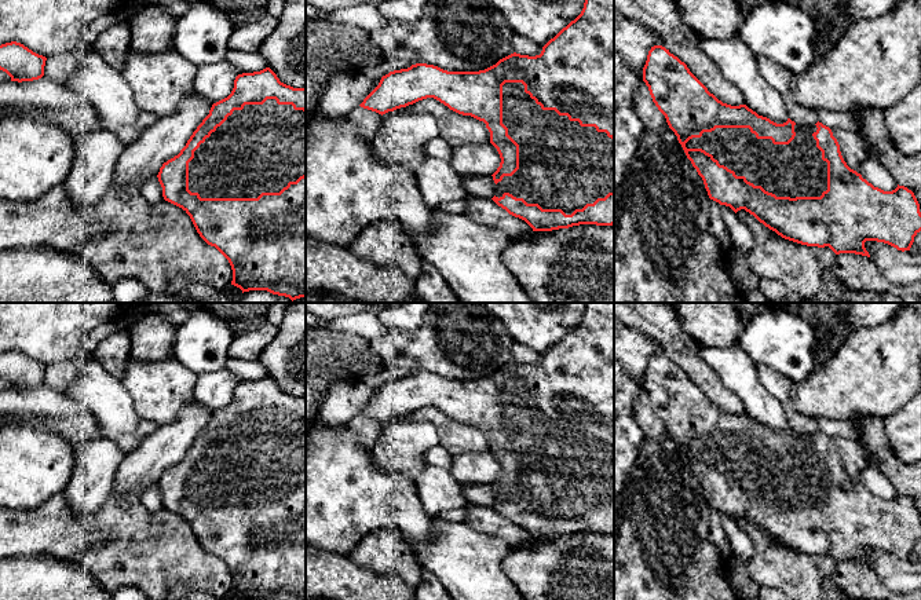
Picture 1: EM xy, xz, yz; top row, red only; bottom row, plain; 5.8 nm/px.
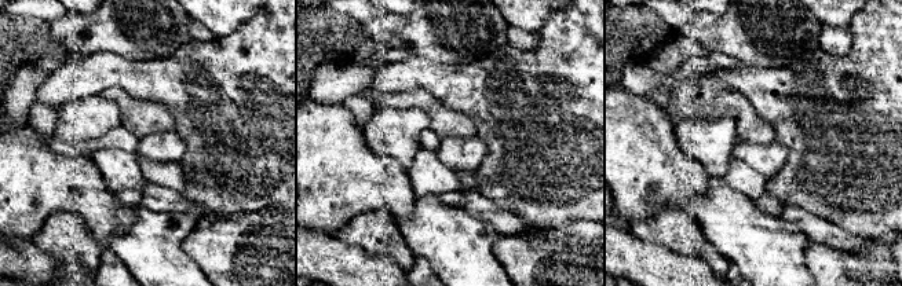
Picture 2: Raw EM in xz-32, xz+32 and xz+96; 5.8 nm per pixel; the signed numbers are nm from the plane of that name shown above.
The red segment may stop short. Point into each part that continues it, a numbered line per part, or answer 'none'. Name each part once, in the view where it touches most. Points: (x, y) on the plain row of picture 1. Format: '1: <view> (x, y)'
1: yz (796, 478)

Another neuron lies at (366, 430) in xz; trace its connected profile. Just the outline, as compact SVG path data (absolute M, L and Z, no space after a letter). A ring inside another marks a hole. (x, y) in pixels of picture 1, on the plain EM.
M358 414L348 422L348 427L357 433L359 446L372 450L379 438L381 422Z

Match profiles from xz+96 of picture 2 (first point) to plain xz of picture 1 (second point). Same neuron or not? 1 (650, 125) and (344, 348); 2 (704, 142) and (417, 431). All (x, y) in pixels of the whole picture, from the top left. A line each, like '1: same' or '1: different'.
1: different
2: same

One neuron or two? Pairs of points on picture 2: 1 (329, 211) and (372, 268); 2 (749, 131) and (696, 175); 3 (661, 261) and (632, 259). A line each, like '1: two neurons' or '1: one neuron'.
1: two neurons
2: two neurons
3: one neuron

